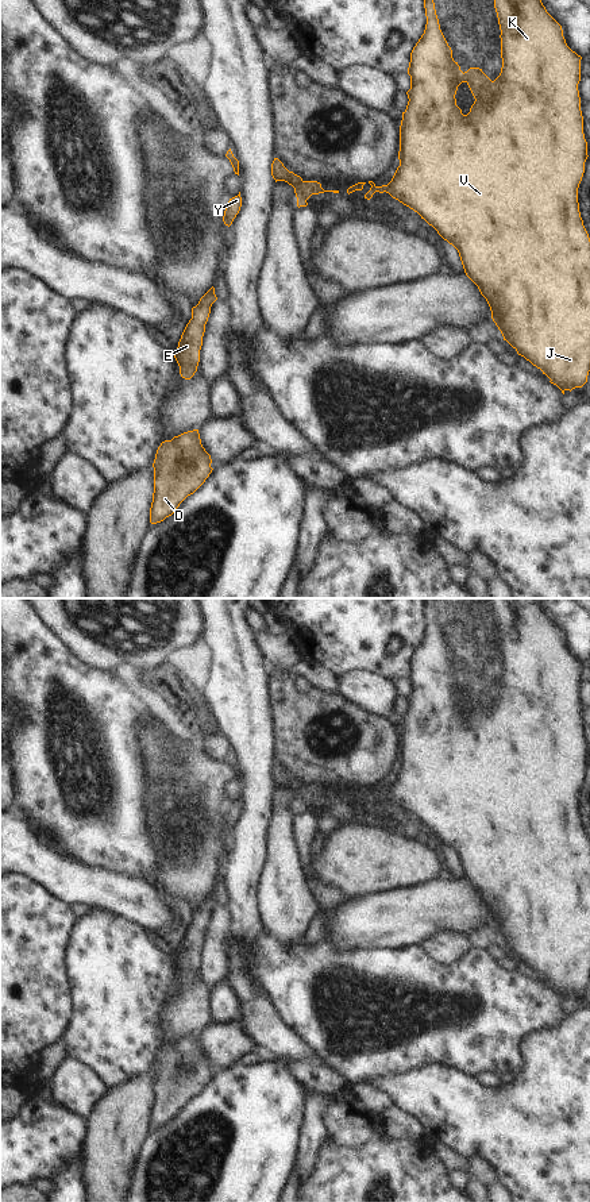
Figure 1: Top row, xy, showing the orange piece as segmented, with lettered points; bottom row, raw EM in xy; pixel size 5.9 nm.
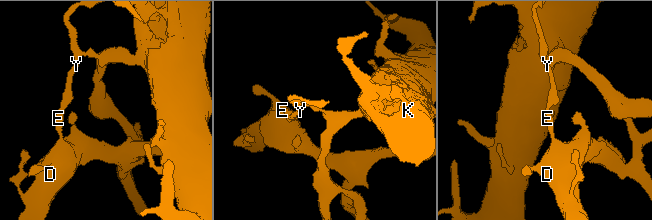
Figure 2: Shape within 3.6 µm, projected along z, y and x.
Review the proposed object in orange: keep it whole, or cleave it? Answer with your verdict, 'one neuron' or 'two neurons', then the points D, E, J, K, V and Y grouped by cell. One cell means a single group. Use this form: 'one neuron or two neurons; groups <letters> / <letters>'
two neurons; groups D E Y / J K V

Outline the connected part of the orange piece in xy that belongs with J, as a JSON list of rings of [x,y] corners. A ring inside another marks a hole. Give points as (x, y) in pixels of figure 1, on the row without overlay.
[[[424,598],[427,629],[424,639],[410,658],[408,673],[410,694],[406,697],[409,706],[402,717],[400,731],[400,771],[387,790],[377,791],[373,786],[369,786],[371,793],[365,800],[365,804],[370,805],[375,797],[389,798],[393,804],[417,817],[444,845],[452,850],[459,858],[466,881],[486,904],[491,924],[501,936],[504,945],[518,960],[540,974],[551,985],[549,987],[556,990],[564,999],[566,995],[571,997],[575,993],[582,993],[587,987],[590,976],[590,843],[583,831],[578,808],[578,793],[589,762],[578,696],[582,662],[567,651],[562,631],[547,617],[537,598],[494,598],[494,613],[501,635],[501,678],[494,686],[479,673],[470,673],[463,678],[458,667],[454,666],[452,655],[440,635],[432,600]],[[462,687],[468,690],[475,704],[467,720],[462,718],[455,704],[458,691]]]

